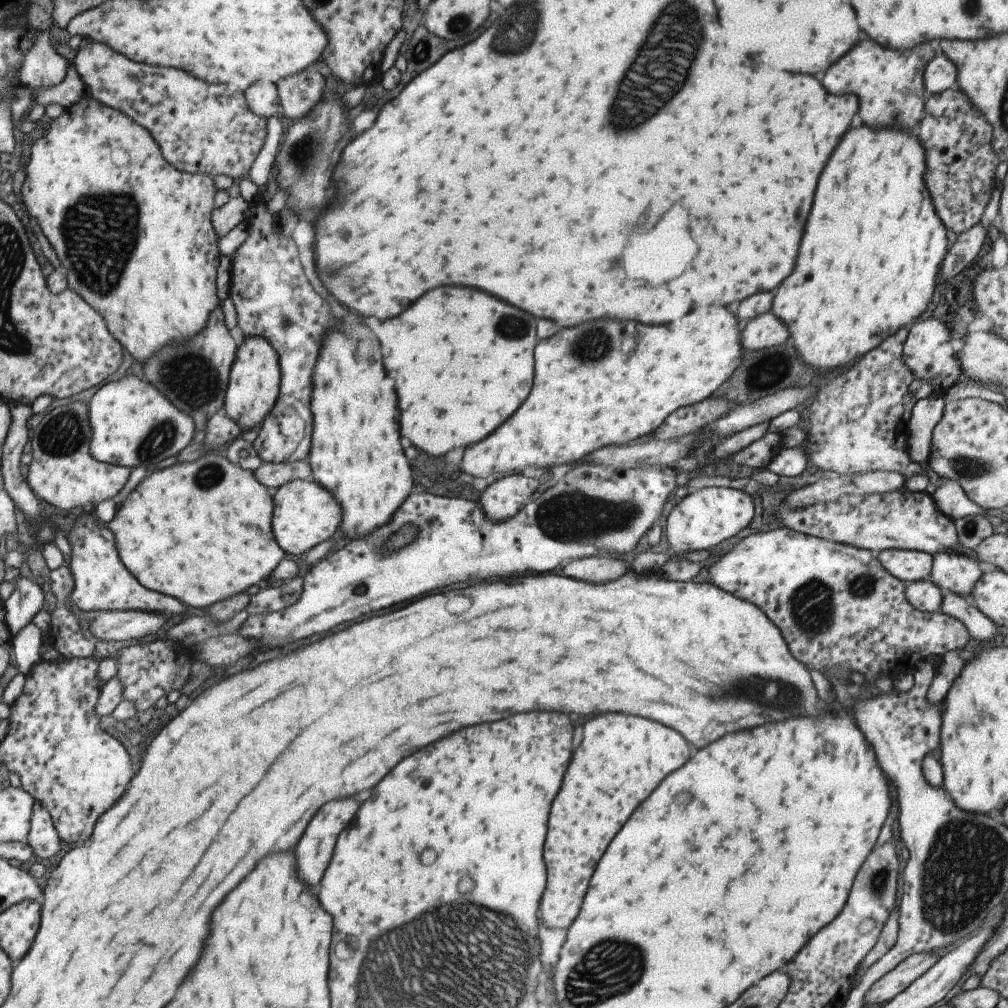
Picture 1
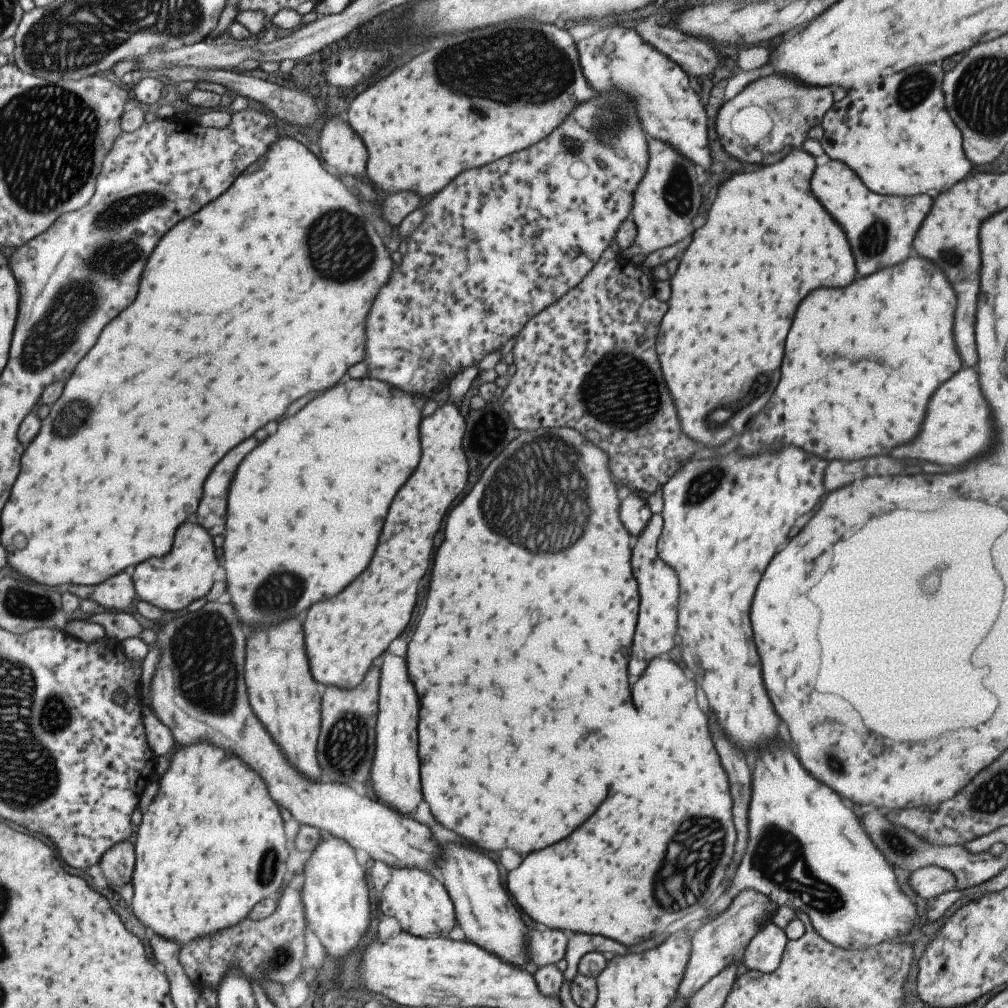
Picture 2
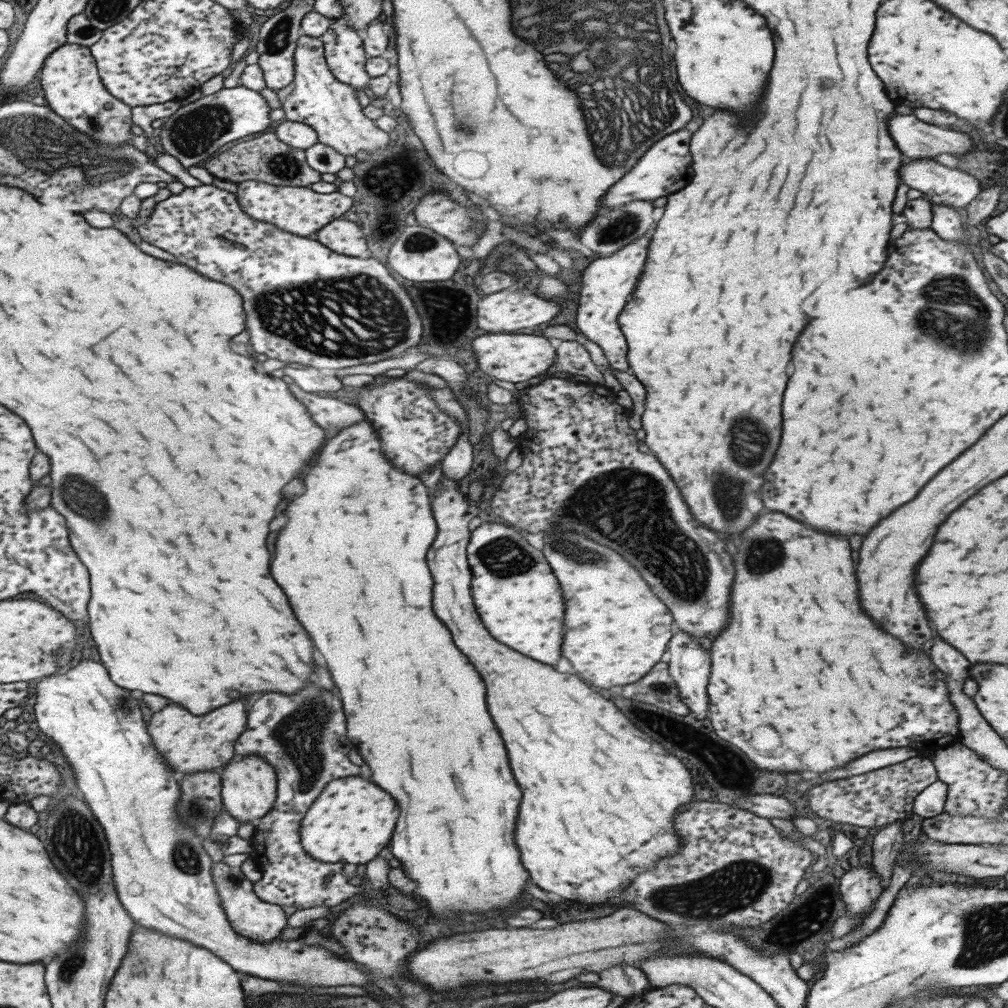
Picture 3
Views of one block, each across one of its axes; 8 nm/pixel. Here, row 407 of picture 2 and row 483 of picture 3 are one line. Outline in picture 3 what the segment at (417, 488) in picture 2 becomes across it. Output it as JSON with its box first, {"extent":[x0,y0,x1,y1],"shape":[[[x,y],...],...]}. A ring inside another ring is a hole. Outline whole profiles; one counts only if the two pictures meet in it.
{"extent":[425,478,694,906],"shape":[[[441,478],[436,484],[436,490],[434,498],[430,504],[433,518],[436,522],[436,536],[431,543],[429,550],[427,551],[425,562],[431,570],[431,576],[433,576],[433,610],[435,610],[435,616],[449,628],[451,636],[453,636],[453,642],[455,646],[465,654],[469,656],[469,662],[475,666],[475,670],[481,674],[483,682],[485,682],[485,688],[487,688],[487,710],[491,714],[491,720],[495,722],[497,730],[501,732],[501,738],[503,738],[503,744],[505,744],[505,750],[507,750],[507,758],[509,758],[509,764],[511,764],[511,772],[515,776],[515,780],[519,782],[519,788],[521,788],[521,806],[519,806],[519,818],[517,818],[517,830],[515,830],[515,844],[519,846],[519,852],[521,852],[521,862],[523,862],[523,868],[529,872],[531,876],[531,882],[545,890],[545,892],[553,892],[553,894],[559,894],[561,898],[565,900],[577,900],[581,904],[591,904],[591,906],[601,906],[605,904],[609,898],[613,898],[613,894],[625,890],[629,884],[631,884],[631,878],[637,874],[633,872],[631,868],[633,866],[641,866],[641,872],[651,868],[655,862],[659,862],[661,858],[667,858],[667,856],[673,856],[681,850],[681,837],[677,836],[675,829],[673,829],[673,816],[679,812],[677,808],[693,802],[694,790],[693,782],[691,782],[691,774],[689,770],[681,764],[679,758],[675,758],[673,754],[669,754],[667,750],[663,750],[655,740],[651,740],[647,734],[643,734],[639,728],[635,728],[609,700],[605,700],[603,696],[599,696],[597,692],[593,692],[587,684],[583,684],[577,676],[573,674],[561,674],[557,670],[553,670],[551,666],[545,666],[541,662],[535,662],[531,658],[525,658],[521,654],[517,654],[515,650],[499,644],[497,640],[493,640],[487,630],[483,628],[483,624],[479,622],[477,618],[477,612],[473,608],[473,602],[471,602],[471,594],[469,594],[469,578],[471,573],[469,572],[469,565],[466,561],[466,546],[469,540],[469,520],[473,516],[477,516],[478,508],[467,504],[465,496],[459,492],[458,483],[455,480],[449,480],[449,478]]]}

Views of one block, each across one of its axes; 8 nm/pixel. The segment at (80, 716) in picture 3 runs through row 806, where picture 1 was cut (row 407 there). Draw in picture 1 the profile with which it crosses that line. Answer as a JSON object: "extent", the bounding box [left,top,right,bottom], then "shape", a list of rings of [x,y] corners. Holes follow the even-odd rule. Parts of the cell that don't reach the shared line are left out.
{"extent":[88,376,195,470],"shape":[[[127,376],[103,384],[92,396],[88,403],[88,416],[90,424],[89,452],[91,456],[102,463],[129,467],[131,470],[141,466],[145,470],[155,470],[157,464],[169,456],[179,454],[185,446],[191,443],[195,432],[192,418],[175,408],[161,393],[148,382],[143,382],[141,376]]]}

